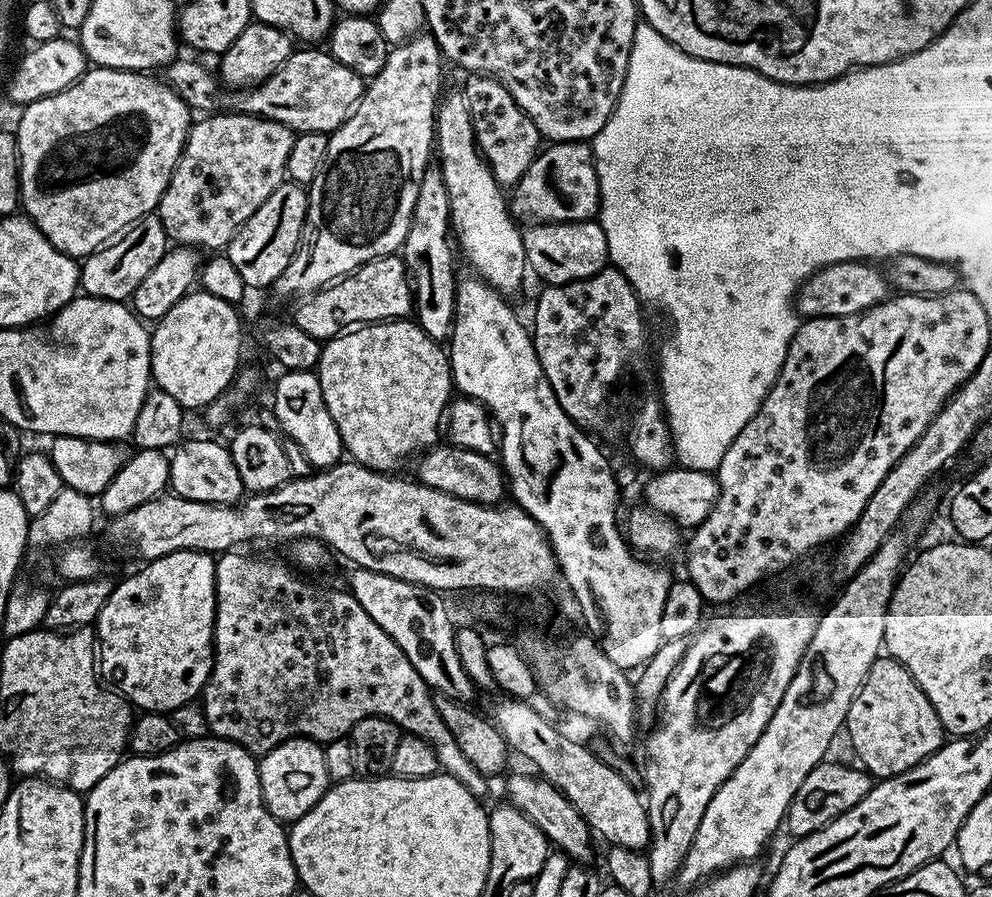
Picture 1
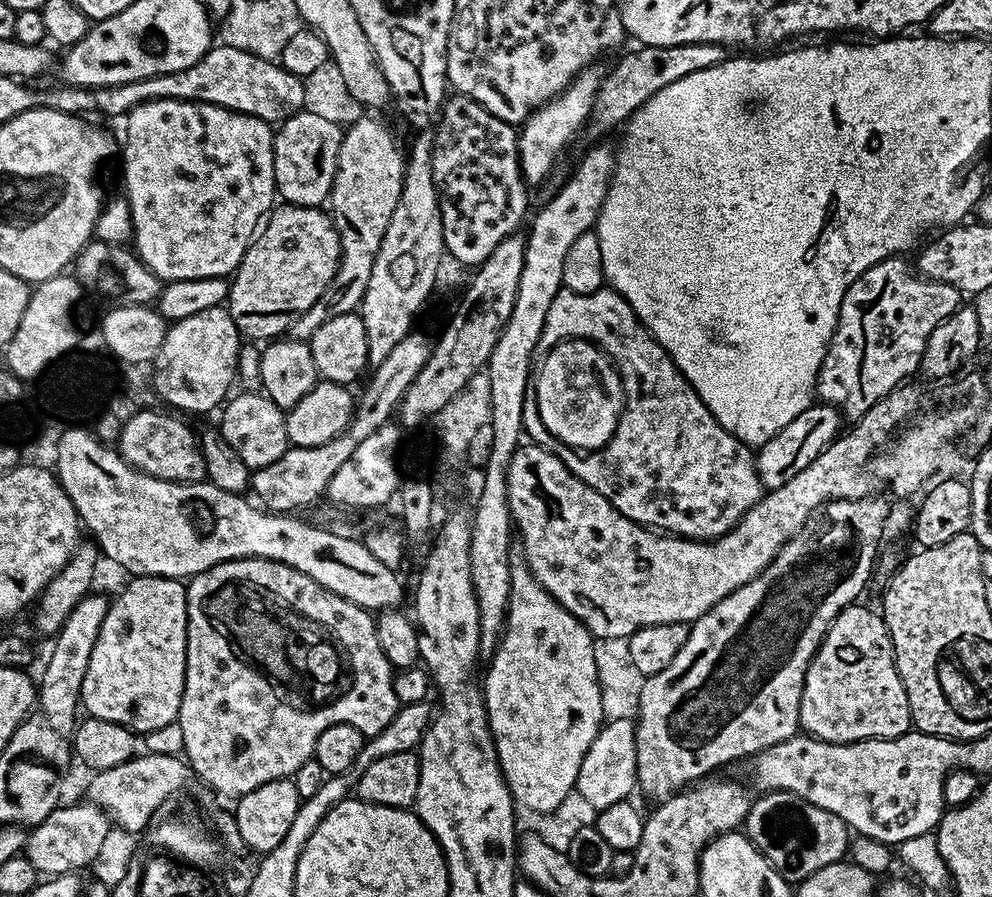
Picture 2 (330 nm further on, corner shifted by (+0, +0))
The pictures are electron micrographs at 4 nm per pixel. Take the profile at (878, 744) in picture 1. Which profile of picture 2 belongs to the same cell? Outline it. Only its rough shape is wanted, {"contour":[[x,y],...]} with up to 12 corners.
{"contour":[[843,608],[802,686],[817,740],[913,727],[879,611]]}

